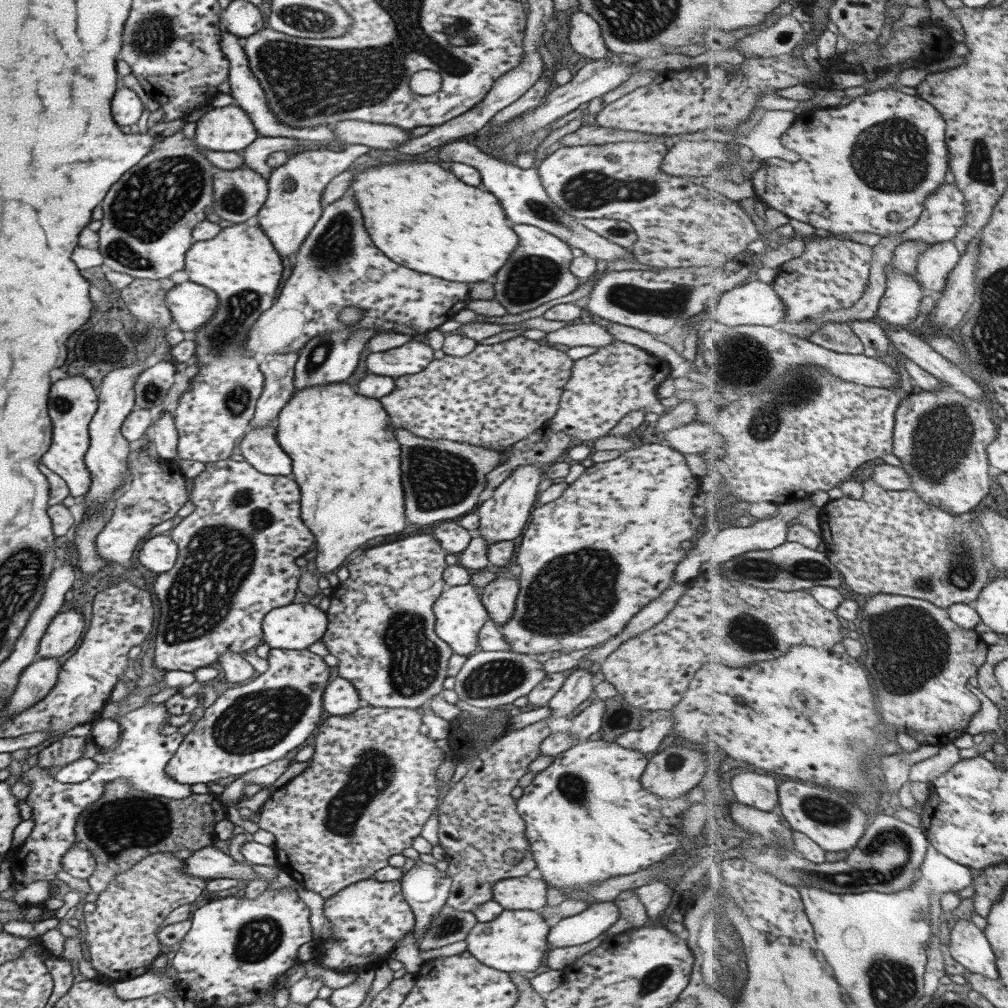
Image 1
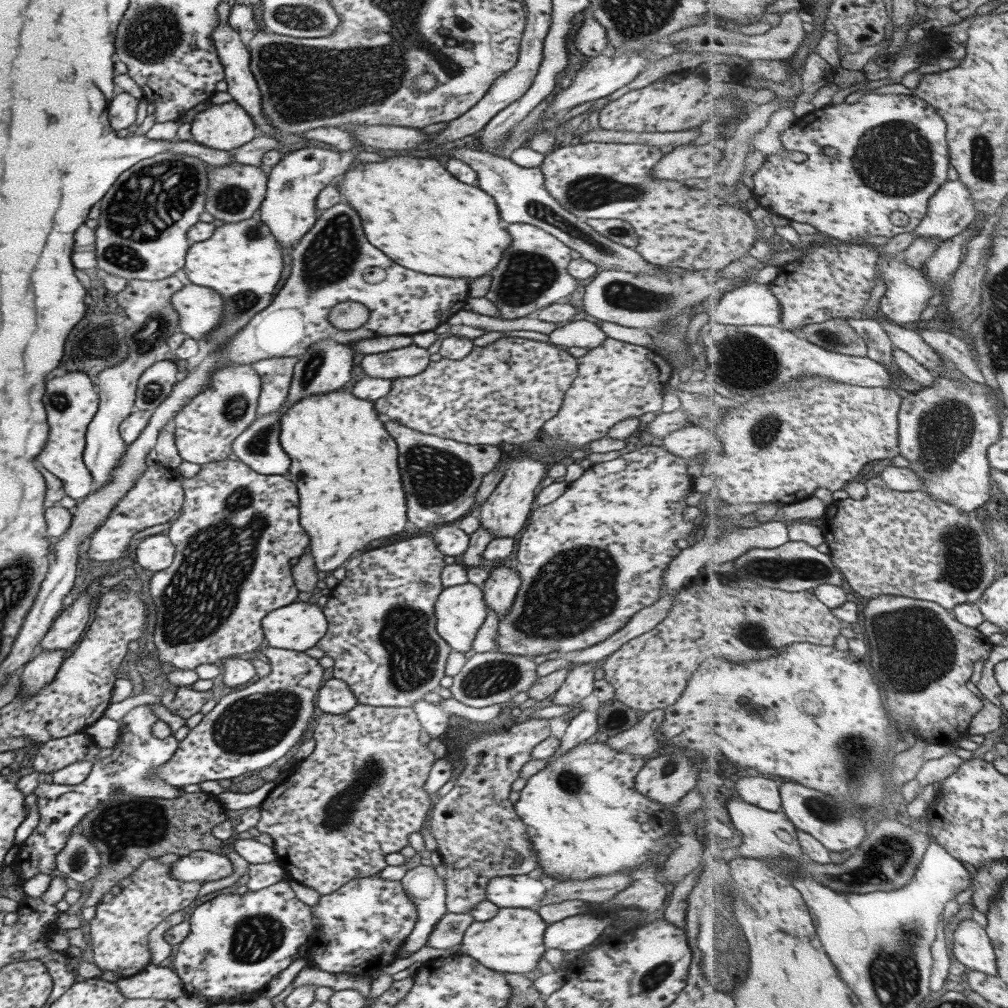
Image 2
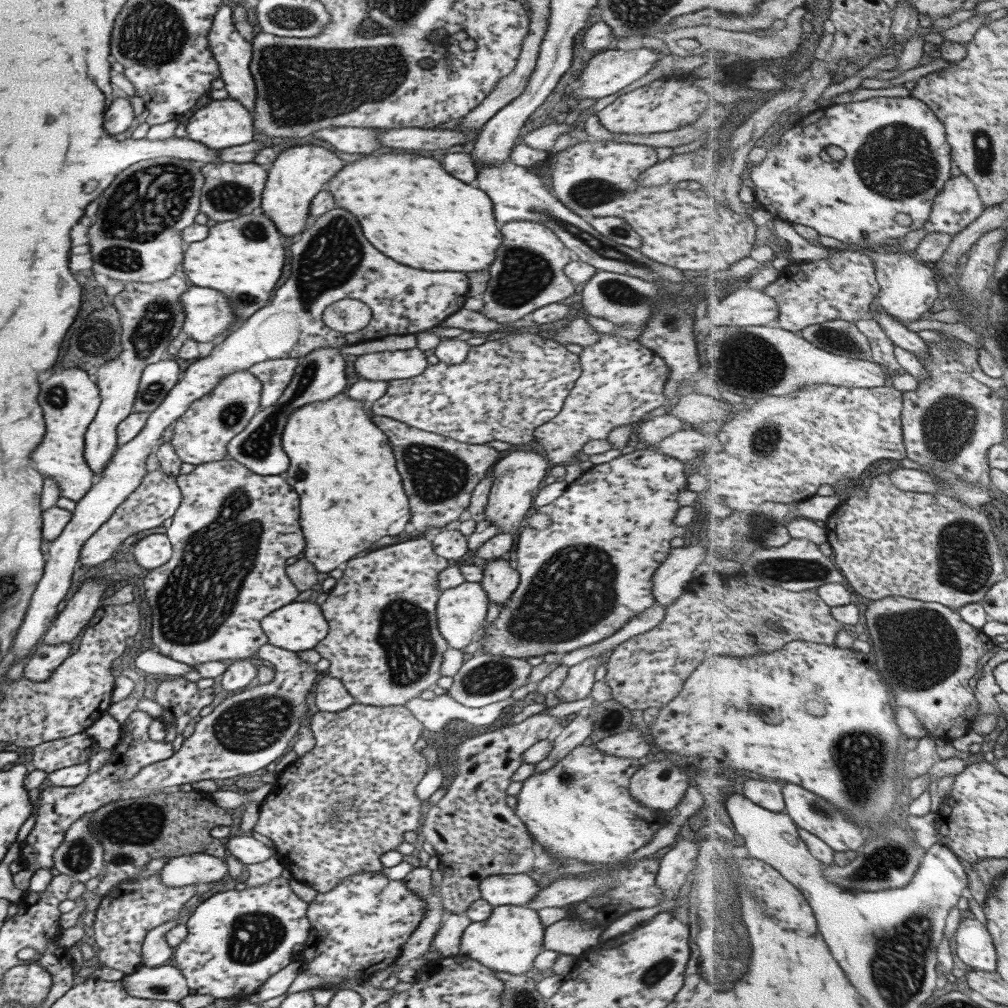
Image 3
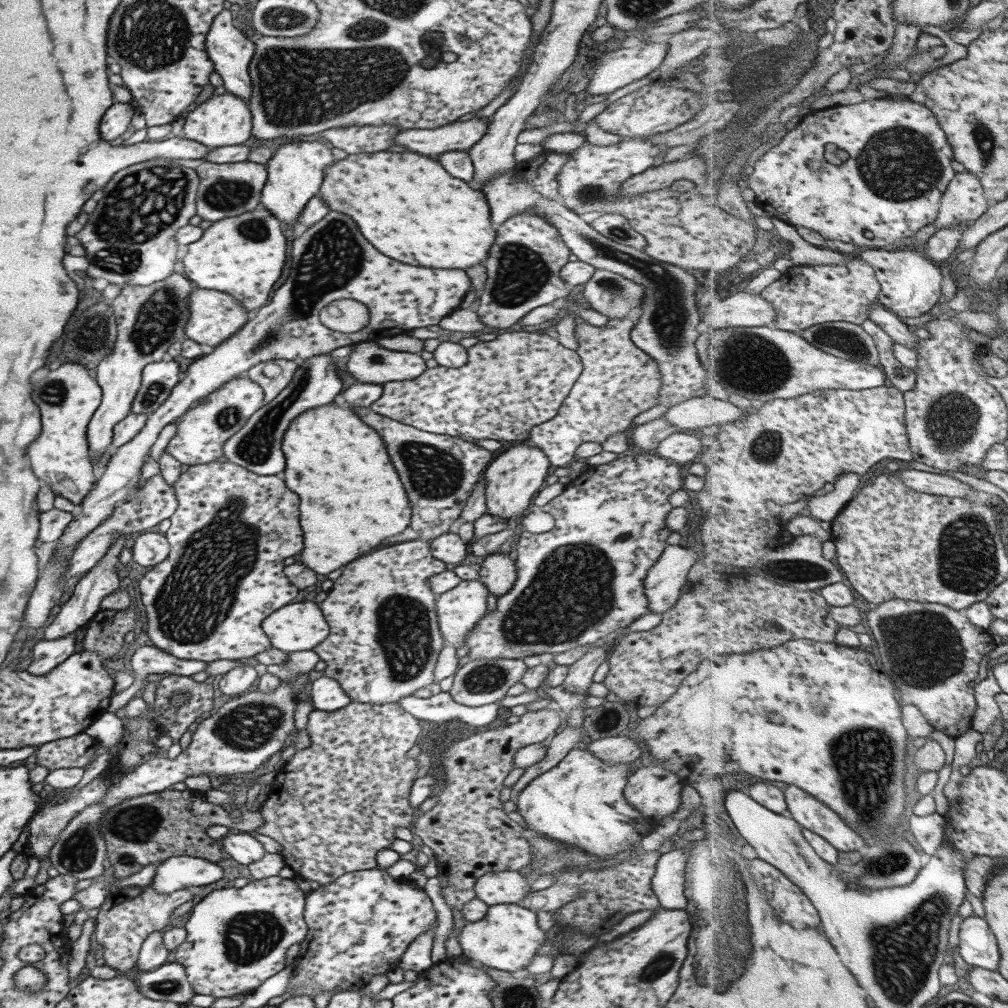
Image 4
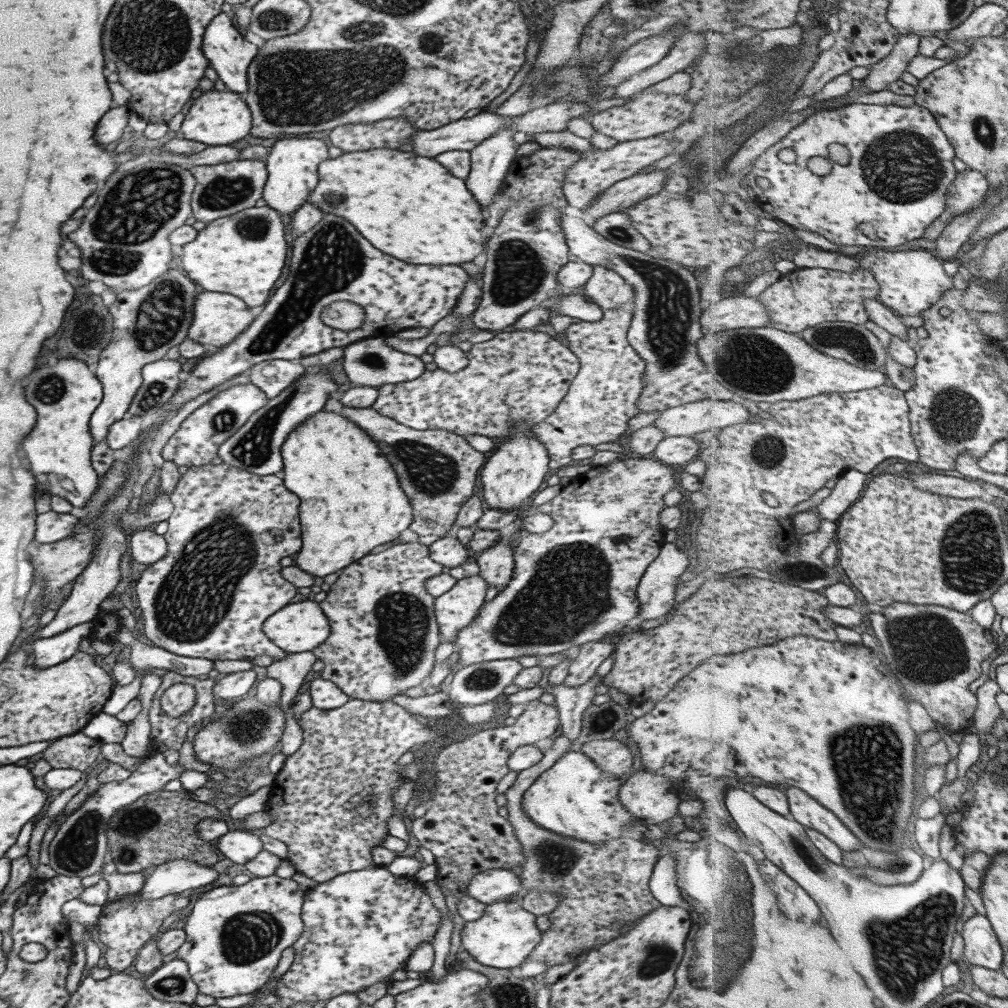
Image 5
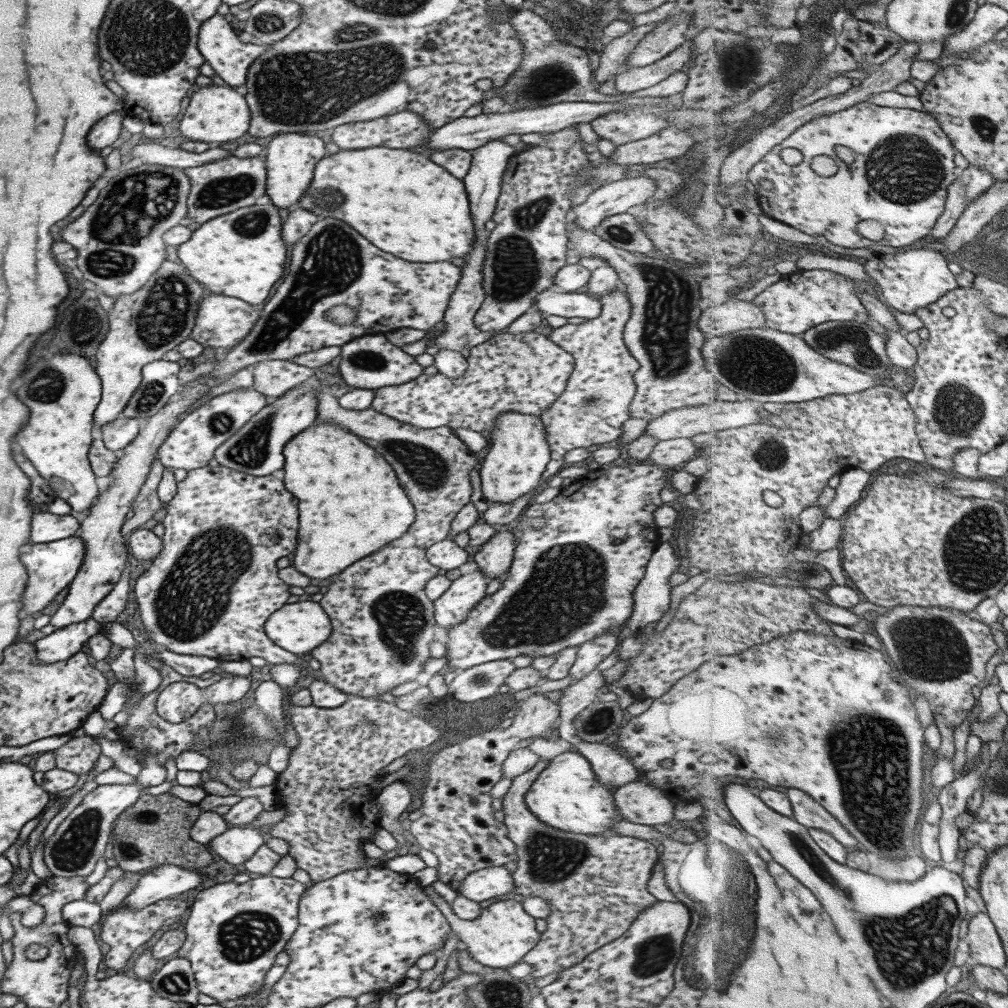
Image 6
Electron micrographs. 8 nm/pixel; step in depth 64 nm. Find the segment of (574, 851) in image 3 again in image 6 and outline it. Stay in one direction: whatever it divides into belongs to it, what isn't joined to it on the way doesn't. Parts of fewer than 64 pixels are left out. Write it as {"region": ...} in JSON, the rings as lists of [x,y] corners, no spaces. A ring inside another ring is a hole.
{"region":[[[572,749],[549,760],[538,772],[524,794],[524,803],[539,822],[551,828],[585,836],[609,837],[614,834],[611,826],[621,820],[613,804],[614,789],[599,783],[589,761]]]}

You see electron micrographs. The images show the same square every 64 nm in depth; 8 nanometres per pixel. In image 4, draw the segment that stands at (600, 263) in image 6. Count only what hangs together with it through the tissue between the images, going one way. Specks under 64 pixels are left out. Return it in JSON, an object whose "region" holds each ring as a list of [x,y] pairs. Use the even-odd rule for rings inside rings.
{"region":[[[594,270],[593,275],[585,284],[581,286],[583,300],[587,302],[587,306],[599,314],[603,314],[607,318],[626,318],[629,317],[635,321],[639,314],[639,306],[643,300],[645,289],[643,285],[639,285],[629,279],[612,274],[605,270]]]}

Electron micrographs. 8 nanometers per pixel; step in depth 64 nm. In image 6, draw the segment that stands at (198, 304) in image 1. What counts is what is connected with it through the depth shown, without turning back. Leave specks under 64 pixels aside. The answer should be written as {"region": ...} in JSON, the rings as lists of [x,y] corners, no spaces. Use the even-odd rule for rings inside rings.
{"region":[[[209,294],[199,302],[199,310],[195,316],[195,324],[191,329],[189,339],[195,340],[204,347],[227,348],[235,347],[257,321],[260,310],[247,302],[231,296],[221,296],[221,294]]]}

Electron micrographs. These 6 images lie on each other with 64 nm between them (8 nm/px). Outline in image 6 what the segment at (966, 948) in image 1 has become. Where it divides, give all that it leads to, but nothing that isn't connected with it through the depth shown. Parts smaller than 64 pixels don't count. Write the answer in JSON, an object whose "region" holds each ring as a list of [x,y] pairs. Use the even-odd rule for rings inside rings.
{"region":[[[975,911],[971,926],[966,931],[966,940],[970,948],[969,959],[973,964],[993,966],[999,970],[1007,964],[1003,942],[997,932],[989,914]]]}

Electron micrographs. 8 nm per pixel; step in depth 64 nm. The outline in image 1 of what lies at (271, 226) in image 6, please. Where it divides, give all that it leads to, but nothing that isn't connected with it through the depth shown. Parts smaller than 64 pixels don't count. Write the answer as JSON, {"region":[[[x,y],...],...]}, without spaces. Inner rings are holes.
{"region":[[[243,222],[221,228],[221,232],[211,240],[195,242],[185,253],[182,270],[187,274],[189,281],[213,290],[221,300],[217,302],[211,322],[207,326],[203,323],[195,329],[193,335],[189,335],[195,342],[197,373],[187,380],[187,387],[178,396],[177,406],[173,410],[173,423],[178,436],[178,458],[197,460],[205,464],[233,457],[237,440],[249,430],[249,421],[253,417],[256,401],[263,388],[263,373],[257,366],[259,358],[247,355],[243,349],[243,342],[247,340],[249,326],[255,322],[255,318],[259,318],[259,314],[267,310],[275,300],[275,292],[281,280],[281,260],[269,238],[263,234],[263,230],[257,224],[247,226]]]}

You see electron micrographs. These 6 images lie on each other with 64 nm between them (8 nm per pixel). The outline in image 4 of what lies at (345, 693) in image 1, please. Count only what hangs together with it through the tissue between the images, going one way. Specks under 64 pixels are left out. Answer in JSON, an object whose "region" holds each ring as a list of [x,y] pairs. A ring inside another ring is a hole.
{"region":[[[325,676],[311,682],[308,696],[312,708],[322,711],[337,710],[352,701],[335,680]]]}

